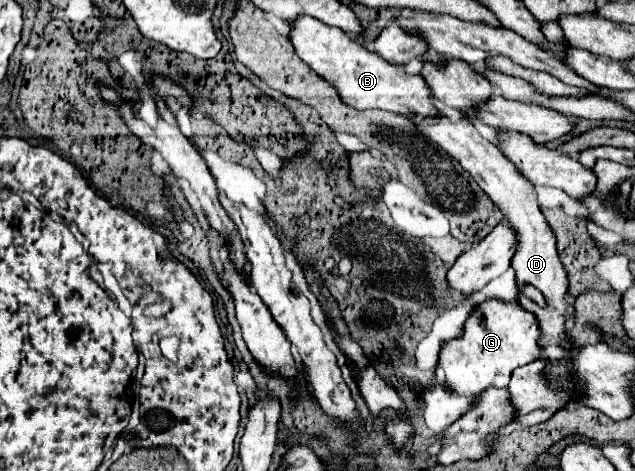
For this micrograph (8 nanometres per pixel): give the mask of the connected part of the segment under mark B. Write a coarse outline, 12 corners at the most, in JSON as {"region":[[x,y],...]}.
{"region":[[314,17],[292,23],[296,55],[354,109],[442,115],[406,73]]}

